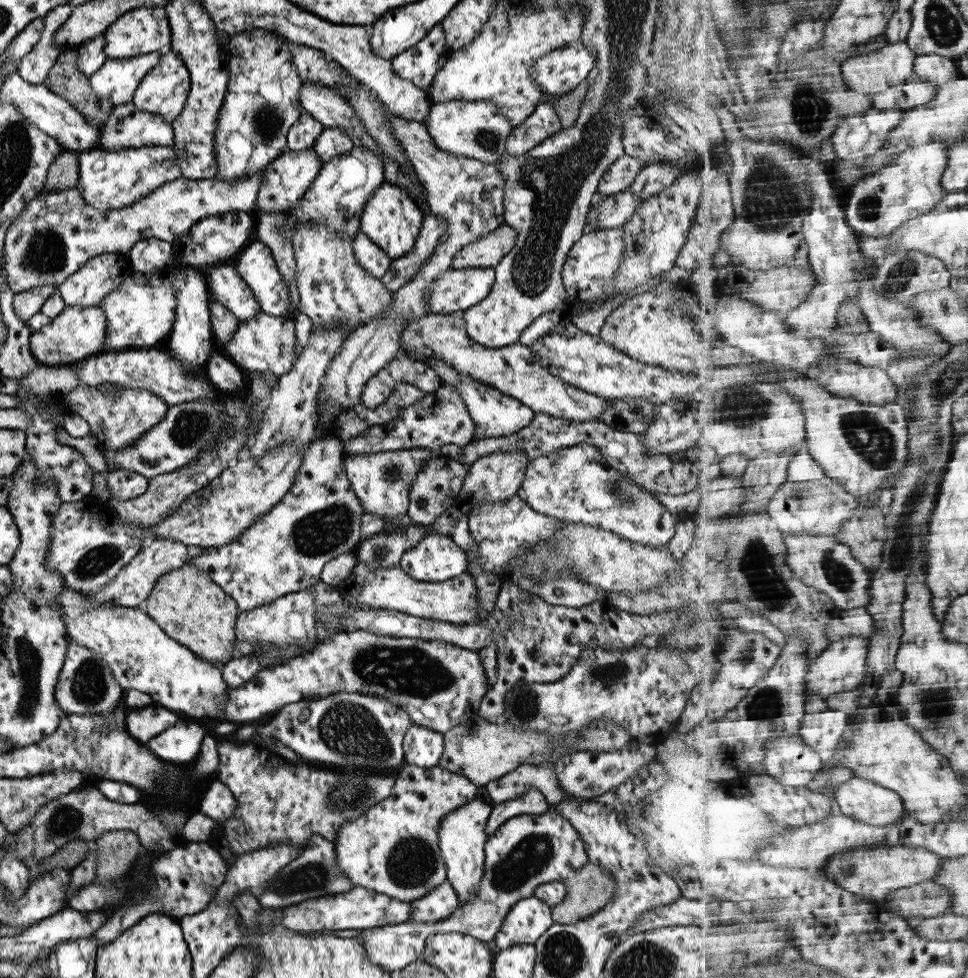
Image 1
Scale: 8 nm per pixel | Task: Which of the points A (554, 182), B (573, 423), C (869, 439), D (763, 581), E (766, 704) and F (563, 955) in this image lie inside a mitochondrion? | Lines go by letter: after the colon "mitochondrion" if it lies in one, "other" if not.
A: mitochondrion
B: other
C: mitochondrion
D: mitochondrion
E: mitochondrion
F: mitochondrion

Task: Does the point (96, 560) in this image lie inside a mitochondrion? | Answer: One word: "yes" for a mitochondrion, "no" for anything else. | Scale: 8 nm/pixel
yes

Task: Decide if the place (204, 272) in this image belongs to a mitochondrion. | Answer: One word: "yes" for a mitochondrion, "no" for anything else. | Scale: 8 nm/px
no

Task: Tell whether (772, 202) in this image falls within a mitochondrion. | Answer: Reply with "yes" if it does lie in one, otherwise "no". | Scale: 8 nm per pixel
yes

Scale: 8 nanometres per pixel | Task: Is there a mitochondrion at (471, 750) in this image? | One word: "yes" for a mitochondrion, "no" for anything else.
no

